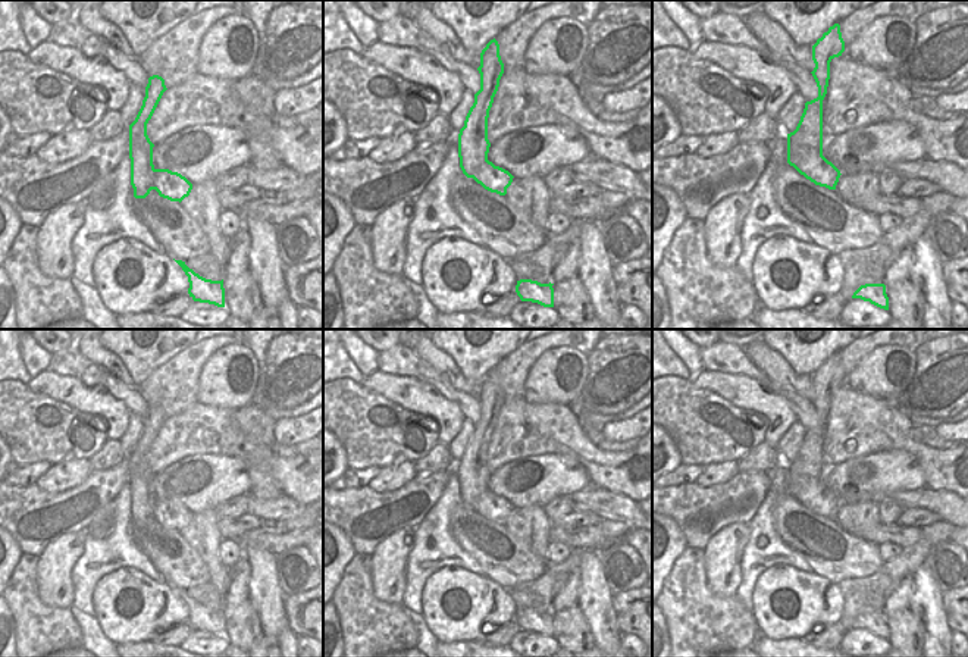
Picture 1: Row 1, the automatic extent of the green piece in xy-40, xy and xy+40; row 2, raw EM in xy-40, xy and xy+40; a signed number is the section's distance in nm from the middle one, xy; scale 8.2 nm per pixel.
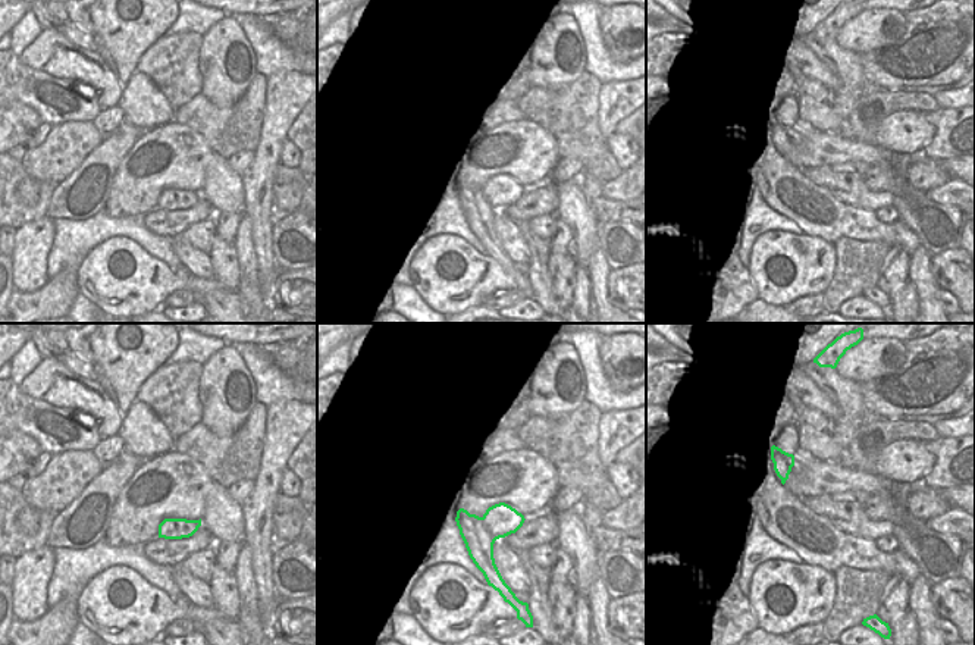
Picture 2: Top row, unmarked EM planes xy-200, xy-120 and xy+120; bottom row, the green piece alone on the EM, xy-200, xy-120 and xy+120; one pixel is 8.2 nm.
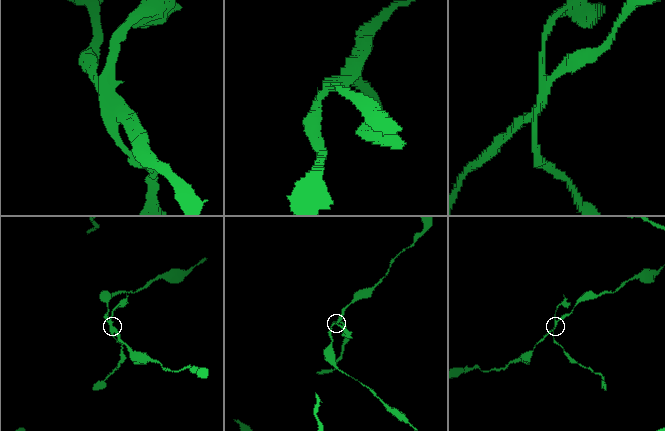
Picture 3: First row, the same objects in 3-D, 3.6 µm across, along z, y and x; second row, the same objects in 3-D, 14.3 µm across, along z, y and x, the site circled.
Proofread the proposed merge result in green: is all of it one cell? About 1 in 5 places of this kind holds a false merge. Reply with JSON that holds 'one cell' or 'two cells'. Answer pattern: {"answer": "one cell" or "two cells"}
{"answer": "two cells"}

